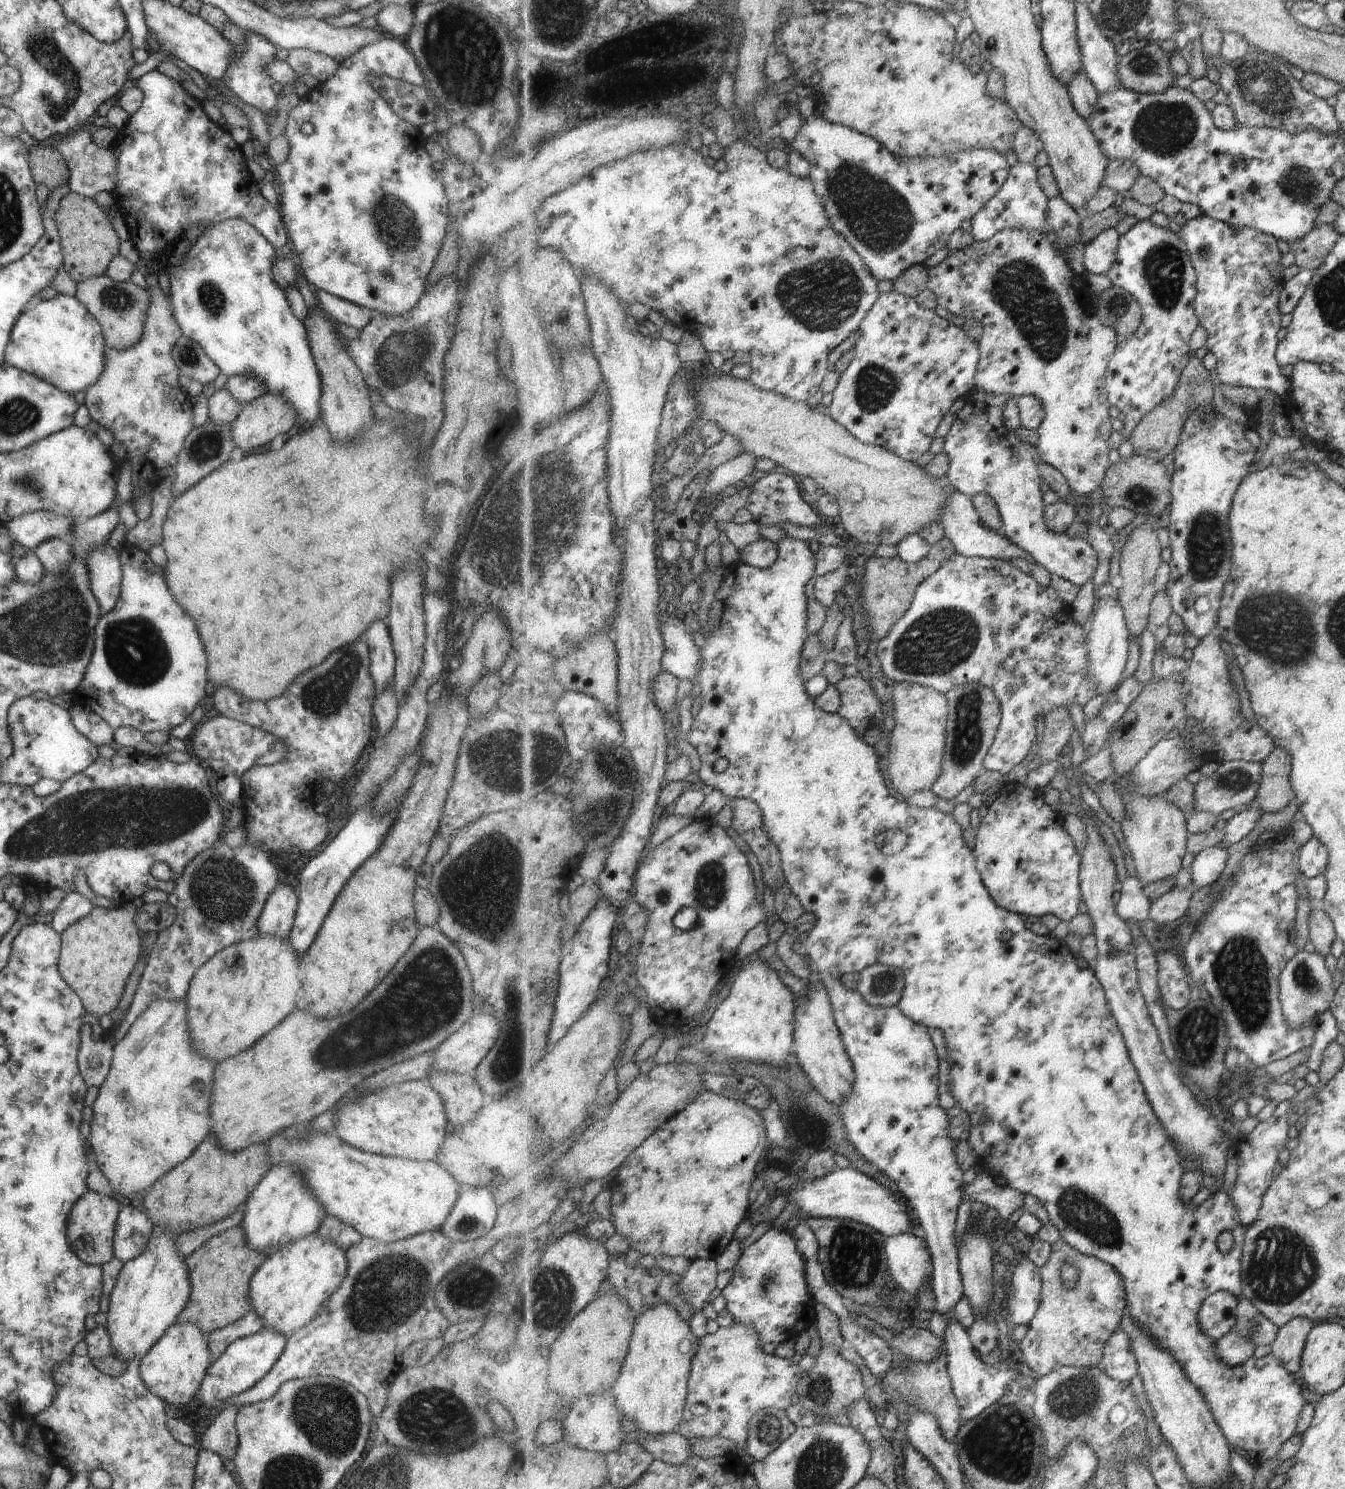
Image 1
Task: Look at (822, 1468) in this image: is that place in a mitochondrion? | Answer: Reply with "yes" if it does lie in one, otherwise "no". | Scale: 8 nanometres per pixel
yes

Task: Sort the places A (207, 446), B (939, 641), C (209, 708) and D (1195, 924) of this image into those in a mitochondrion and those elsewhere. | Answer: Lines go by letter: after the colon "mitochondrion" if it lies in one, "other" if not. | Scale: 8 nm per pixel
A: mitochondrion
B: mitochondrion
C: other
D: other

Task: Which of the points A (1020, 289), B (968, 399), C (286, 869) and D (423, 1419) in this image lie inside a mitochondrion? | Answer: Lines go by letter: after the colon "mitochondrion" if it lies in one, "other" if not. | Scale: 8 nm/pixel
A: mitochondrion
B: other
C: other
D: mitochondrion

